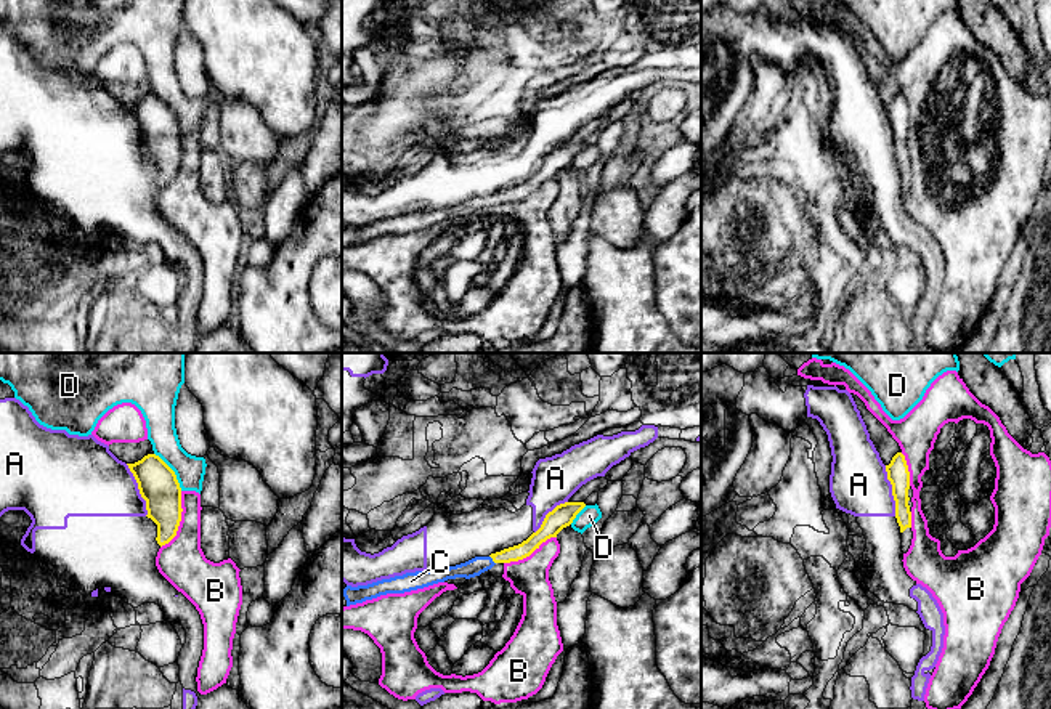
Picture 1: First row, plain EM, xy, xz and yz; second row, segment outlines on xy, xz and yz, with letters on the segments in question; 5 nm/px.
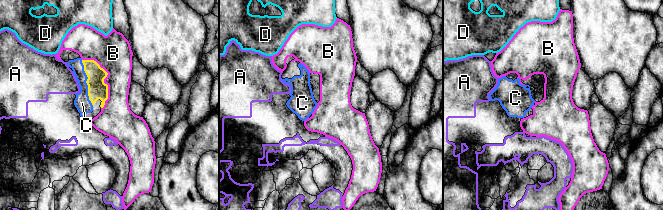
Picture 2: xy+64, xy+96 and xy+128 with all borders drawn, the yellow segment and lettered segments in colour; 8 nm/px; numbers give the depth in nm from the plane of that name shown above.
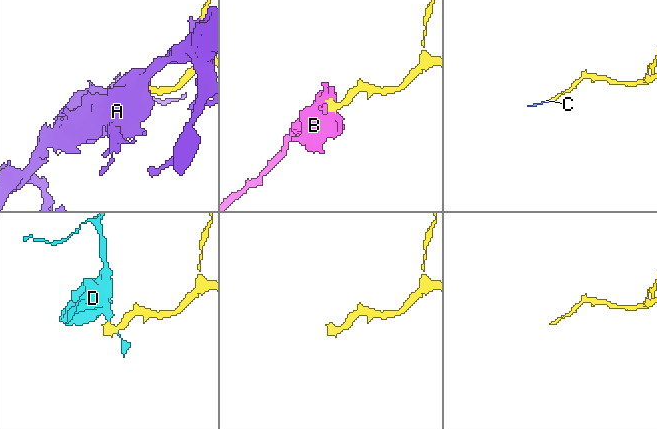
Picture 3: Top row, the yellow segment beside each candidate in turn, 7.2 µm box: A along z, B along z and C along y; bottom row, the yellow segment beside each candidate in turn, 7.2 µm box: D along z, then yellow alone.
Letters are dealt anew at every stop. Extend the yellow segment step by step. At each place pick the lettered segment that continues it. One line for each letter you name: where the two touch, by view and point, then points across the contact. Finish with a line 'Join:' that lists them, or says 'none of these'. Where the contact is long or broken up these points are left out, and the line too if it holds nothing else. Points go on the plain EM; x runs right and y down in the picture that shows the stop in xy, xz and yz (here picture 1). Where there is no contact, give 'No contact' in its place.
C: Touches yellow at xz (493, 201). Path across: xz (527, 188), (493, 201), (475, 207)
Join: C

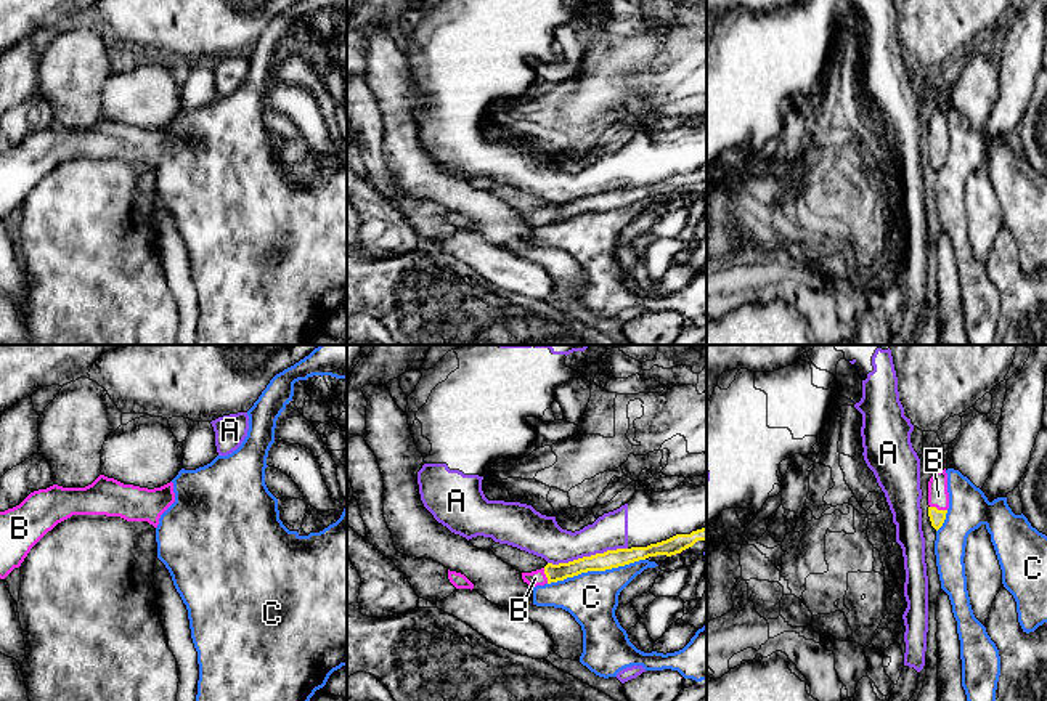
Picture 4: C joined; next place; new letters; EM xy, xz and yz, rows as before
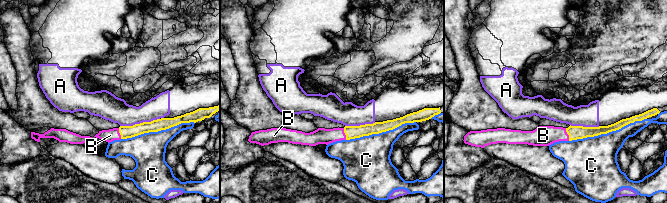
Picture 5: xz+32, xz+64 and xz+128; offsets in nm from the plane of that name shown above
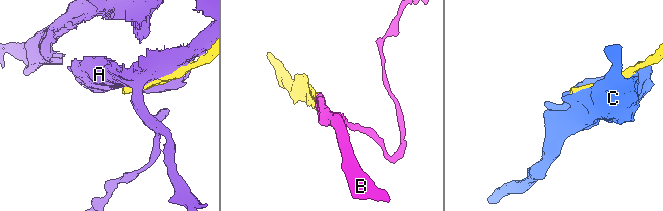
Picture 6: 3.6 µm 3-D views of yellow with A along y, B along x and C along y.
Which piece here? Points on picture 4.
B: Touches yellow at yz (937, 149). Path across: yz (937, 158), (937, 149), (938, 137)
Join: B

